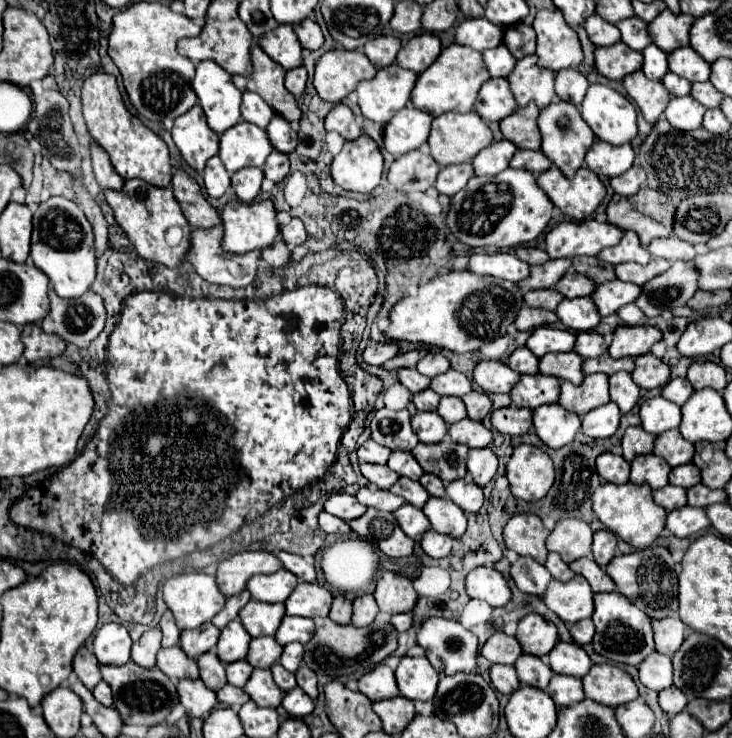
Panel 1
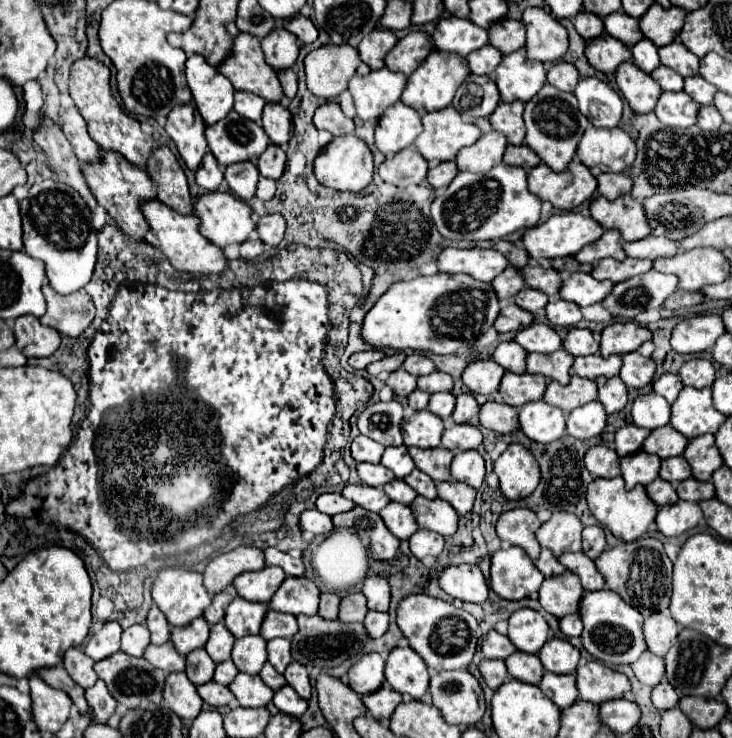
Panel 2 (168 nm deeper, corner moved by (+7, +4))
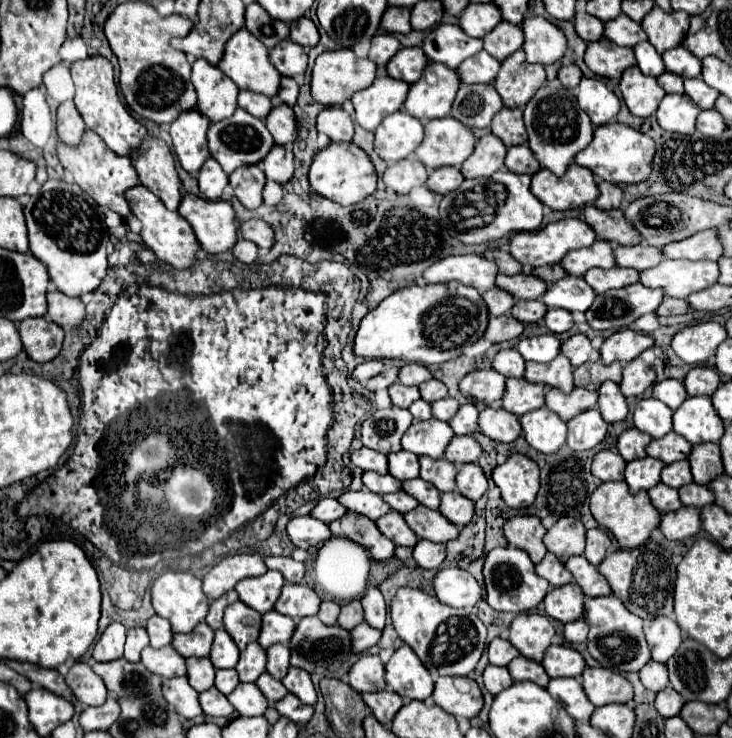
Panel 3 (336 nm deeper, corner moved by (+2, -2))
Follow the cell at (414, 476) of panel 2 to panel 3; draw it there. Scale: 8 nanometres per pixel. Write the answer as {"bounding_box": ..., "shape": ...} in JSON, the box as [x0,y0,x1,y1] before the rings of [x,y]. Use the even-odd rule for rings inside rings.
{"bounding_box":[403,479,439,509],"shape":[[[411,479],[411,481],[403,481],[403,491],[407,491],[409,495],[413,495],[421,505],[429,507],[429,509],[439,509],[439,491],[423,481],[423,479]]]}

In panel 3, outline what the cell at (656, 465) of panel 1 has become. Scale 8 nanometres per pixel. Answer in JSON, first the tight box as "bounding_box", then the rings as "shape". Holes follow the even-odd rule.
{"bounding_box":[625,457,665,493],"shape":[[[645,457],[645,459],[635,459],[627,463],[625,467],[625,481],[629,485],[629,493],[637,493],[641,489],[651,489],[661,481],[661,469],[665,467],[663,461]]]}

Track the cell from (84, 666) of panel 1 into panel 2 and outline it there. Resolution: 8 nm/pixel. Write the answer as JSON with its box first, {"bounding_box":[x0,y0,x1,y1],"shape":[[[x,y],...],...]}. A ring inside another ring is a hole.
{"bounding_box":[64,647,98,689],"shape":[[[72,647],[72,649],[68,649],[66,653],[64,653],[64,669],[68,671],[68,675],[80,685],[80,687],[84,687],[84,689],[88,689],[88,687],[92,687],[96,681],[98,681],[98,677],[96,677],[96,673],[94,673],[94,661],[80,649],[80,647]]]}

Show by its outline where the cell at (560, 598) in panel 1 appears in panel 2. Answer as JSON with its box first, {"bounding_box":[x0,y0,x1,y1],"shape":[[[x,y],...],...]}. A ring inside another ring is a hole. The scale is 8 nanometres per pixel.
{"bounding_box":[540,571,582,619],"shape":[[[564,571],[562,575],[544,579],[540,587],[540,605],[546,613],[562,619],[566,615],[578,613],[580,597],[582,597],[582,585],[578,575]]]}

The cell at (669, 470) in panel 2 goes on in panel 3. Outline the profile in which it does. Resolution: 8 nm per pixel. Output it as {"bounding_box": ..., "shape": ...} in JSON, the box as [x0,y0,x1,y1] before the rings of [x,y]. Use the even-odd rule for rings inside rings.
{"bounding_box":[661,459,693,489],"shape":[[[683,459],[683,461],[675,461],[671,465],[665,465],[663,467],[663,473],[661,473],[661,481],[673,489],[679,489],[687,483],[693,481],[691,477],[691,467],[689,467],[689,461]]]}

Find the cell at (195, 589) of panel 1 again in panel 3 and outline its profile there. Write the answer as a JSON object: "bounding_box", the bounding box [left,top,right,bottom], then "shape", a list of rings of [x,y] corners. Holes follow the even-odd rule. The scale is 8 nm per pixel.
{"bounding_box":[151,571,209,633],"shape":[[[189,571],[161,573],[151,587],[151,599],[153,599],[155,613],[159,617],[169,619],[173,633],[191,633],[201,621],[205,621],[205,615],[209,611],[209,599],[201,591],[201,579],[197,579]]]}

